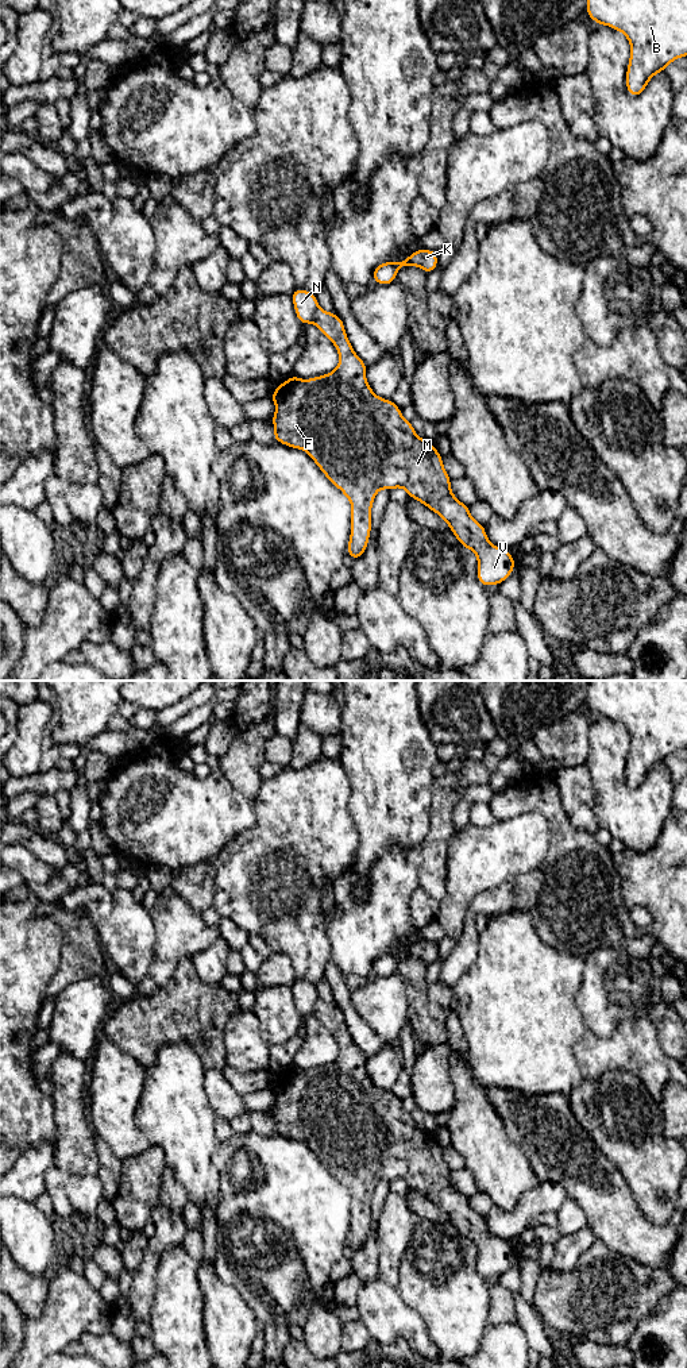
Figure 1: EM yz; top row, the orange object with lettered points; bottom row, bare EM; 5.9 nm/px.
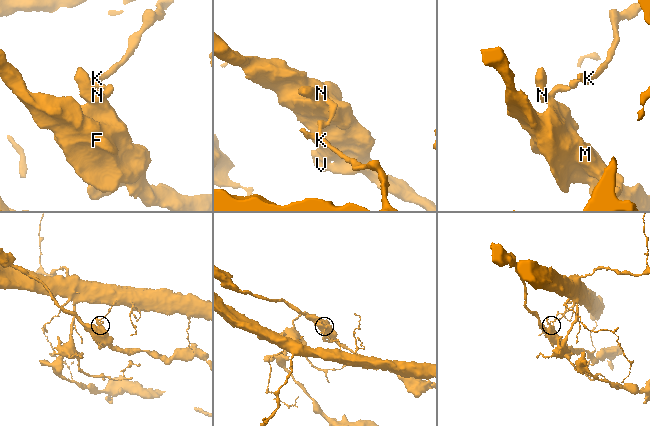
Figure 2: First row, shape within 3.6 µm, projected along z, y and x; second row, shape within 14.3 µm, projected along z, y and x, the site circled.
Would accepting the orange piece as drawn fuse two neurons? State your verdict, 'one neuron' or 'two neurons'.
two neurons

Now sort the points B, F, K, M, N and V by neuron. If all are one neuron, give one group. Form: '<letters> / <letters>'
B K N / F M V

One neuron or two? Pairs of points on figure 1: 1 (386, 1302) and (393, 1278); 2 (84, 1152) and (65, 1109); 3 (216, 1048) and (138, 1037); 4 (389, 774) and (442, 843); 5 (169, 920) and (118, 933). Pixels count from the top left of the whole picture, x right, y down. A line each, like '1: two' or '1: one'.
1: two
2: one
3: one
4: two
5: two

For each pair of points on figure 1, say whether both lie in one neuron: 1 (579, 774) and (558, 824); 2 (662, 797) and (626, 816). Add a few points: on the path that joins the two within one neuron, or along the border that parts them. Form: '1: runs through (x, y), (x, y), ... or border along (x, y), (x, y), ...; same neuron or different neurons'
1: border along (552, 778), (568, 819), (576, 827), (586, 831); different neurons
2: runs through (653, 801), (641, 813), (635, 816); same neuron

